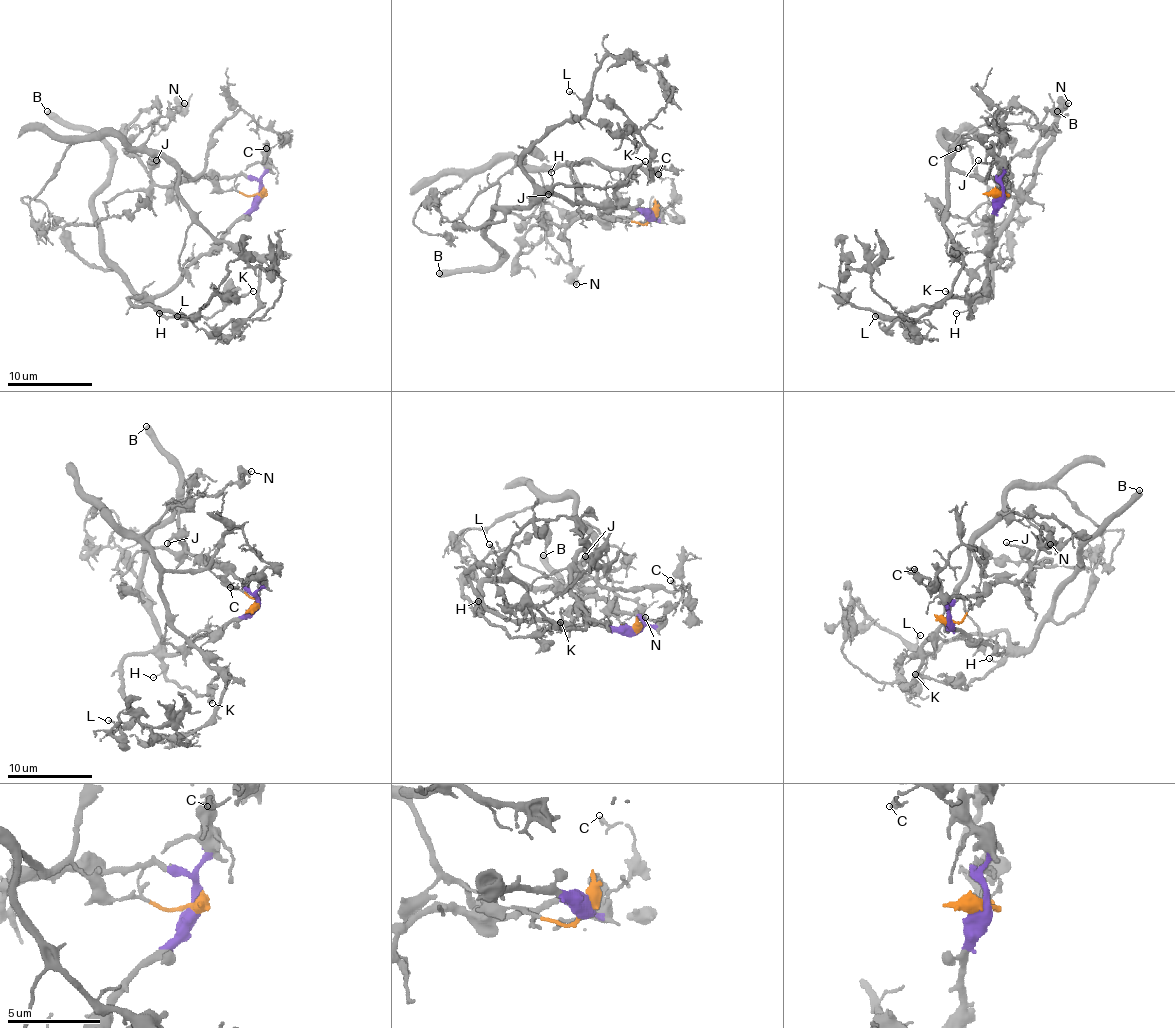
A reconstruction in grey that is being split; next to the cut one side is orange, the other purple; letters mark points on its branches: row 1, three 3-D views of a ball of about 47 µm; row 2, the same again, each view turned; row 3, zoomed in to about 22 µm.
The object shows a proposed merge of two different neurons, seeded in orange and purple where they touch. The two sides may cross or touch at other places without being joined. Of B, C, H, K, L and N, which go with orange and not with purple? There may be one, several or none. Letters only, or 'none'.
C, N

